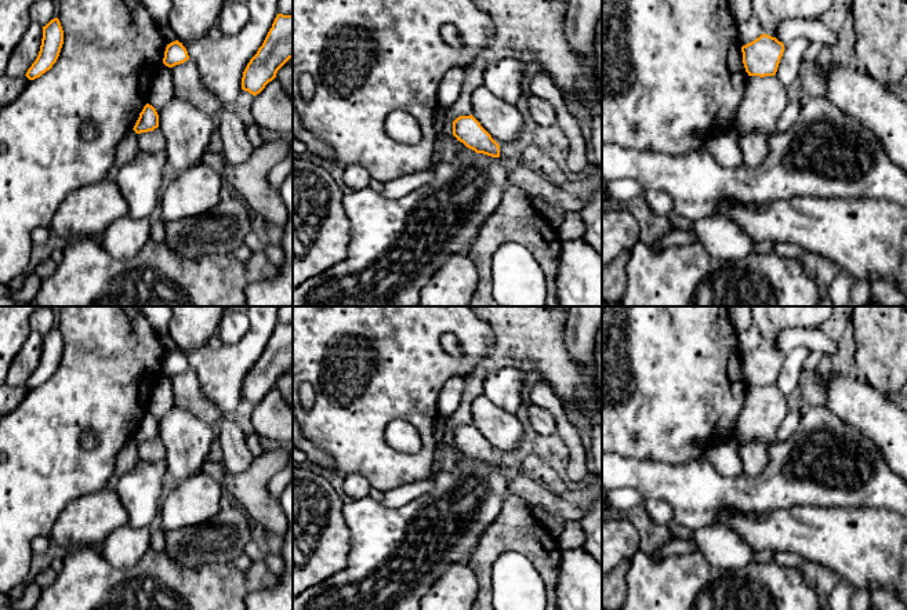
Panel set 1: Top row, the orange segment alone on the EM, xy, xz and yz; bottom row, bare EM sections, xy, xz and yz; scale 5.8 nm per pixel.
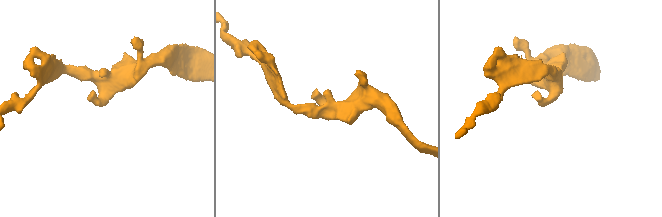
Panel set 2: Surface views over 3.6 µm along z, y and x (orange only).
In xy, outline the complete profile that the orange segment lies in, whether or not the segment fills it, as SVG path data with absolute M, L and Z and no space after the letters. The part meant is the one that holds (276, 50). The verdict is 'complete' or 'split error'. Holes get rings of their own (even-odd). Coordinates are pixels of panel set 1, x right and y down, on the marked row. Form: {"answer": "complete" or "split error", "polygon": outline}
{"answer": "complete", "polygon": "M277 14L262 46L243 72L242 90L255 97L290 58L293 58L293 15Z"}

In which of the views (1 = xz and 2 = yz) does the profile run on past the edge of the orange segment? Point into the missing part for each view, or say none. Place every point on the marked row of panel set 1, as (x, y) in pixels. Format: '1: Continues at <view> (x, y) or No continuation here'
1: No continuation here
2: No continuation here

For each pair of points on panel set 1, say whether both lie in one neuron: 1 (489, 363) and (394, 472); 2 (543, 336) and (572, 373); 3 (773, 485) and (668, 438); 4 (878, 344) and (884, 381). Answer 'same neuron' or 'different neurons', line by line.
1: different neurons
2: same neuron
3: different neurons
4: same neuron

